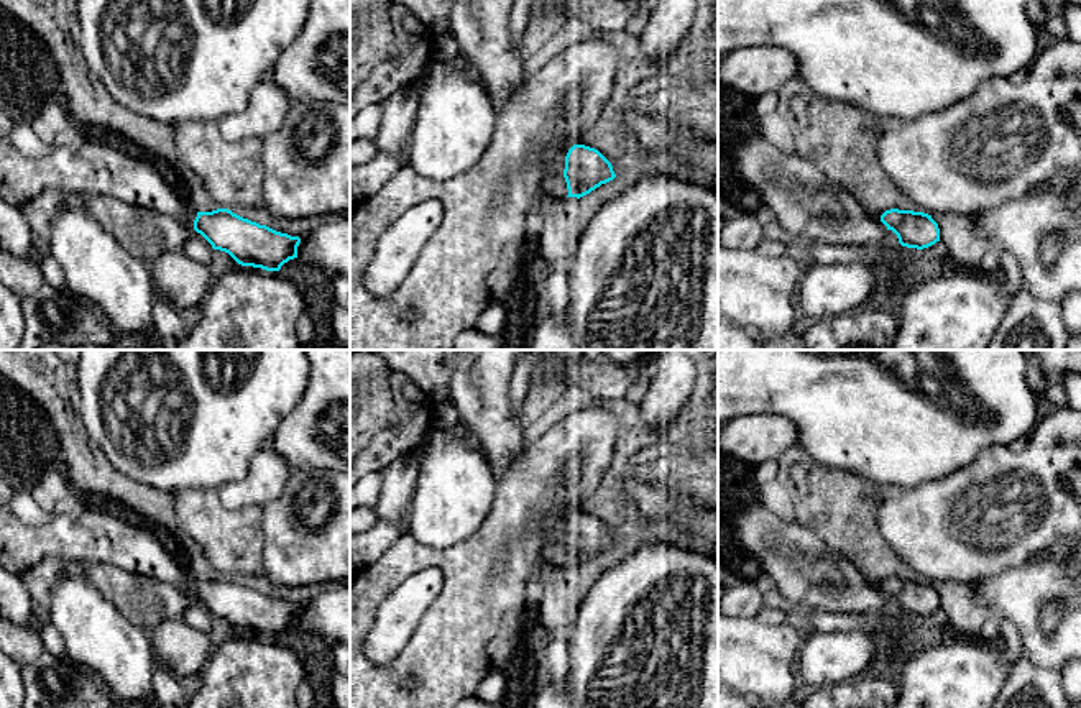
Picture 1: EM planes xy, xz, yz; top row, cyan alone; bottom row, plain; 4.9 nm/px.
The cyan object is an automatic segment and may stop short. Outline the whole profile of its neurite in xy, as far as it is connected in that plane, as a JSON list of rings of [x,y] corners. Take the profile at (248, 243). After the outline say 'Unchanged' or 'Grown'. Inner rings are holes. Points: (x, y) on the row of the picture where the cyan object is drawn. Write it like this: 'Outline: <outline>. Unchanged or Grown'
Outline: [[[0,105],[0,197],[12,205],[21,207],[48,189],[110,195],[192,223],[214,250],[228,253],[242,266],[279,271],[297,258],[299,237],[276,232],[228,209],[196,212],[151,163],[112,148],[99,133],[90,133],[79,146],[51,146],[31,154],[7,140],[13,126],[15,122]]]. Grown

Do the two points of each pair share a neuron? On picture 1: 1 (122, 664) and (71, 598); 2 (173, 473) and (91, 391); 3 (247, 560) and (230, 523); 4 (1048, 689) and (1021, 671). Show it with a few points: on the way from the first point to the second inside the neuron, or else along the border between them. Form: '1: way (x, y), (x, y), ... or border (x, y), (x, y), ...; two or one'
1: way (112, 648), (81, 615); one
2: way (143, 470), (114, 452), (102, 436), (97, 421); one
3: way (239, 551), (232, 542), (230, 533); one
4: way (1042, 682), (1027, 677); one

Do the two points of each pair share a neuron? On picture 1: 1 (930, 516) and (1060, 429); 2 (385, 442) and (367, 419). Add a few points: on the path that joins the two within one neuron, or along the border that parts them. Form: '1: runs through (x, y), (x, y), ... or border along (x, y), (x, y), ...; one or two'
1: runs through (963, 485), (970, 478), (986, 478), (1027, 462); one
2: border along (386, 424), (367, 447); two

